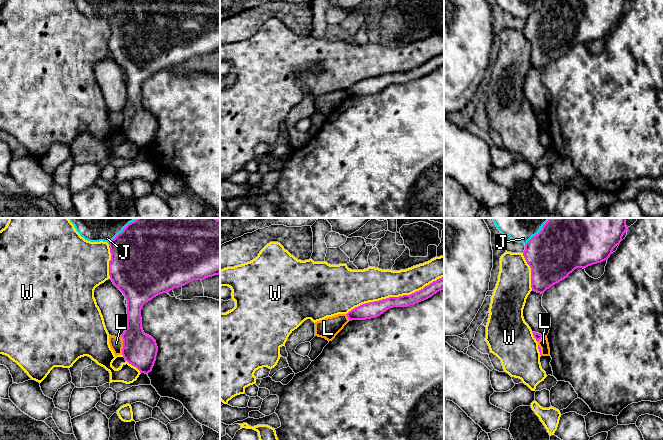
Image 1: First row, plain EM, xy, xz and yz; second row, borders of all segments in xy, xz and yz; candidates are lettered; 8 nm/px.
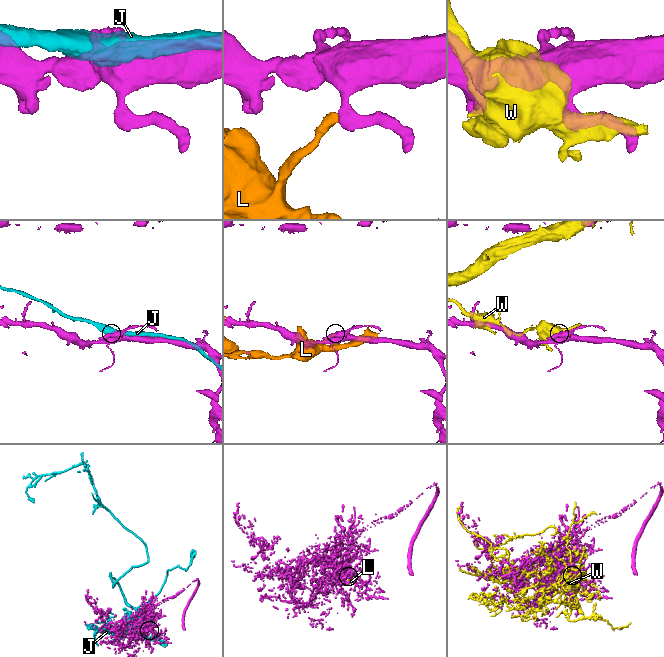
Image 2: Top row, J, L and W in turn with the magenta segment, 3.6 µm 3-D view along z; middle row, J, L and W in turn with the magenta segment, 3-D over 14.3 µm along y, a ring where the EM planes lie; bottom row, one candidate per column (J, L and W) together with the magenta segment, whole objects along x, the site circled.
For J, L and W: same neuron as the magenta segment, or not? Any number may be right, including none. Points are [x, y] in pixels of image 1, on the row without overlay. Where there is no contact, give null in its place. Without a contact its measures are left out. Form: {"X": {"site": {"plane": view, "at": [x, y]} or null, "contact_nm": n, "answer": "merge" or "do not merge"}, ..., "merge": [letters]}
{"J": {"site": {"plane": "yz", "at": [536, 10]}, "contact_nm": 220, "answer": "do not merge"}, "L": {"site": {"plane": "xy", "at": [123, 121]}, "contact_nm": 150, "answer": "do not merge"}, "W": {"site": {"plane": "xz", "at": [394, 73]}, "contact_nm": 850, "answer": "do not merge"}, "merge": []}

